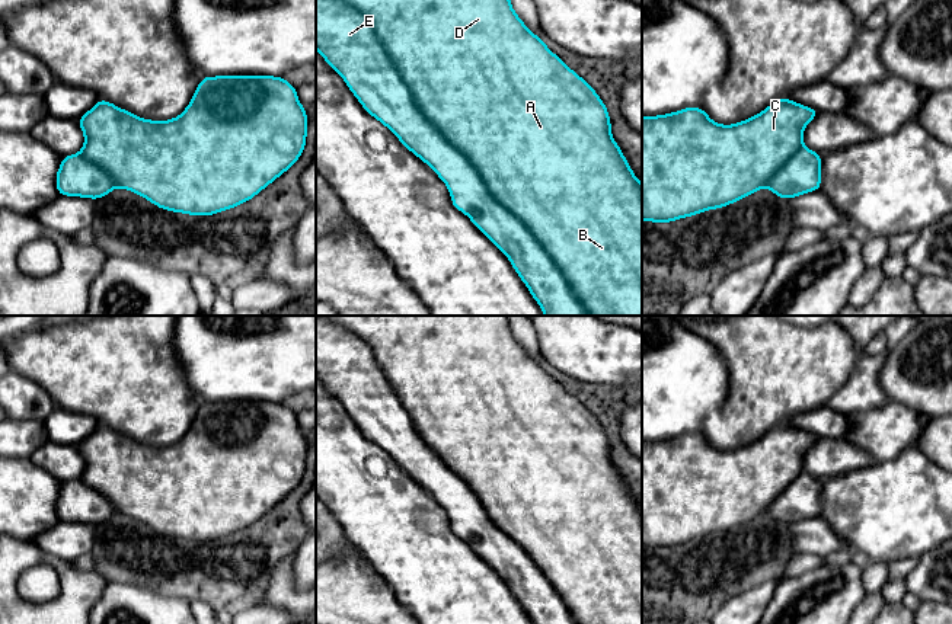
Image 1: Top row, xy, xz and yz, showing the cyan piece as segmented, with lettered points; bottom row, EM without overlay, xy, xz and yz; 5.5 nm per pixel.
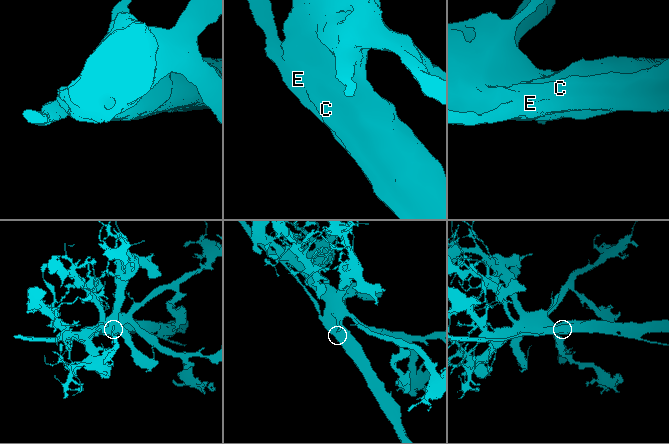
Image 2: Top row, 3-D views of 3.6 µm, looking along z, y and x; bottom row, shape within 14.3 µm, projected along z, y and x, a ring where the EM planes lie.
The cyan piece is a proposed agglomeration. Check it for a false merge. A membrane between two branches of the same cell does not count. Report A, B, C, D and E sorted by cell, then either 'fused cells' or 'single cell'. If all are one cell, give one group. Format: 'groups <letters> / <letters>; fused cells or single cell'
groups A B C D / E; fused cells

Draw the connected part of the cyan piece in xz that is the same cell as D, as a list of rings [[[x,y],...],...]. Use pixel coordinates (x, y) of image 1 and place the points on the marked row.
[[[342,0],[364,15],[408,86],[413,105],[461,151],[482,176],[492,196],[523,221],[552,260],[590,316],[642,316],[642,183],[611,135],[610,113],[597,92],[571,70],[544,41],[531,33],[511,6],[511,0]]]

